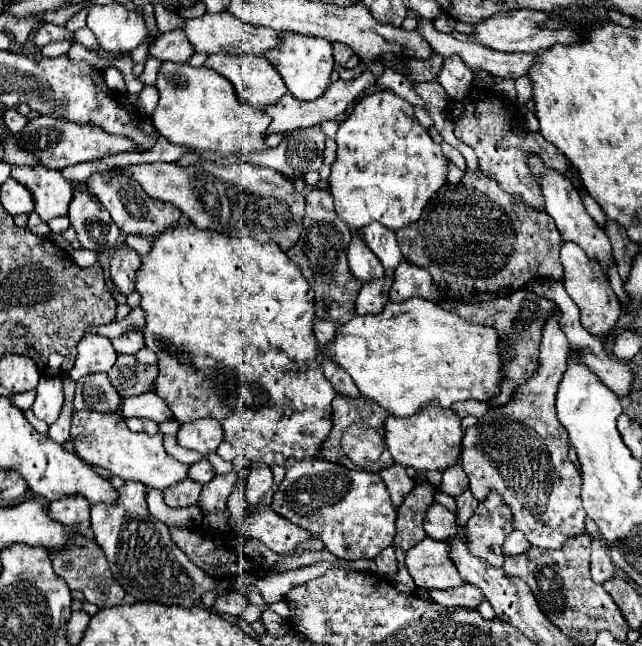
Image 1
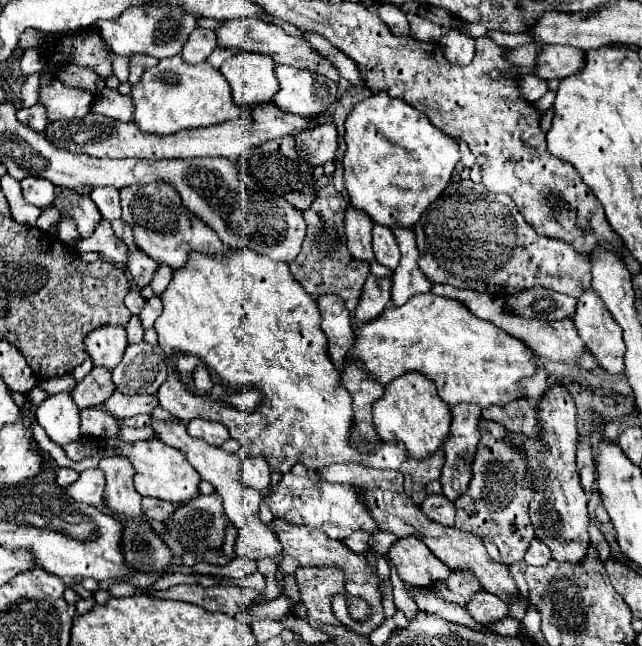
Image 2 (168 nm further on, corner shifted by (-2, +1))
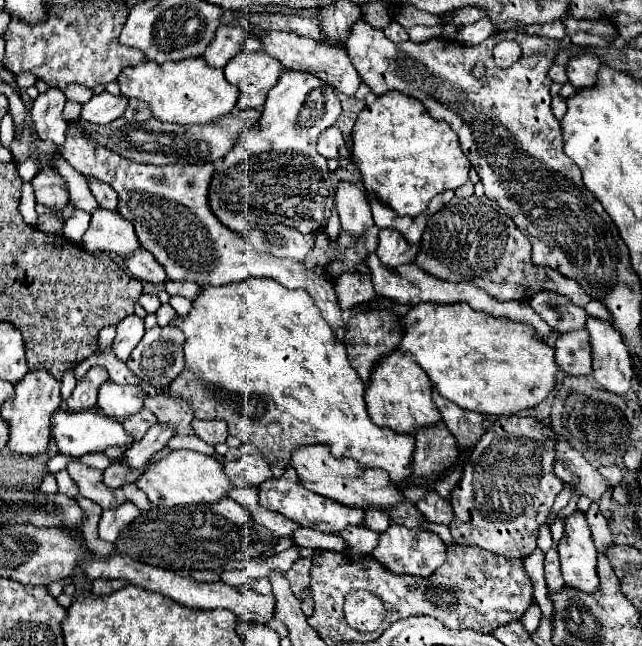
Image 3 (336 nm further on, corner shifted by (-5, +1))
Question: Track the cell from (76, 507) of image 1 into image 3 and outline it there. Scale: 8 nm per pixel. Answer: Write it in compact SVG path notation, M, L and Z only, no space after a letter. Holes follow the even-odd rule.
M110 464L104 472L102 472L102 482L108 486L108 488L120 488L128 482L134 482L138 476L142 474L142 470L134 472L134 476L130 476L130 470L124 468L122 464Z

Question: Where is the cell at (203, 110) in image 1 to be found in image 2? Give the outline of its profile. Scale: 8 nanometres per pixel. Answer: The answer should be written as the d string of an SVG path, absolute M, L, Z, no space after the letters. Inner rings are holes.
M181 56L163 58L157 66L149 68L137 84L131 86L131 98L135 104L133 120L143 132L175 134L185 128L213 126L225 120L243 116L247 110L233 102L227 80L209 62L189 66Z

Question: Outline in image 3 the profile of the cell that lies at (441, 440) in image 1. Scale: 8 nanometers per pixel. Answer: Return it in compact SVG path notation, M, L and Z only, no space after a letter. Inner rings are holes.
M394 352L378 362L374 376L366 386L366 404L370 418L378 426L388 426L398 434L416 434L416 430L442 420L438 406L432 400L432 382L426 370L410 356Z

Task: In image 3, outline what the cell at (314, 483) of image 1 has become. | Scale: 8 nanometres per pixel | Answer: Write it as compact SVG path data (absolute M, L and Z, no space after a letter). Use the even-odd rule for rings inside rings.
M292 466L286 468L280 478L270 478L270 480L262 482L258 496L260 496L260 506L286 516L304 528L314 528L324 534L338 534L338 532L346 530L346 526L358 526L364 520L364 512L360 508L346 508L344 504L338 504L336 500L330 500L326 496L320 496L320 494L304 488L304 484L300 482L300 478Z

